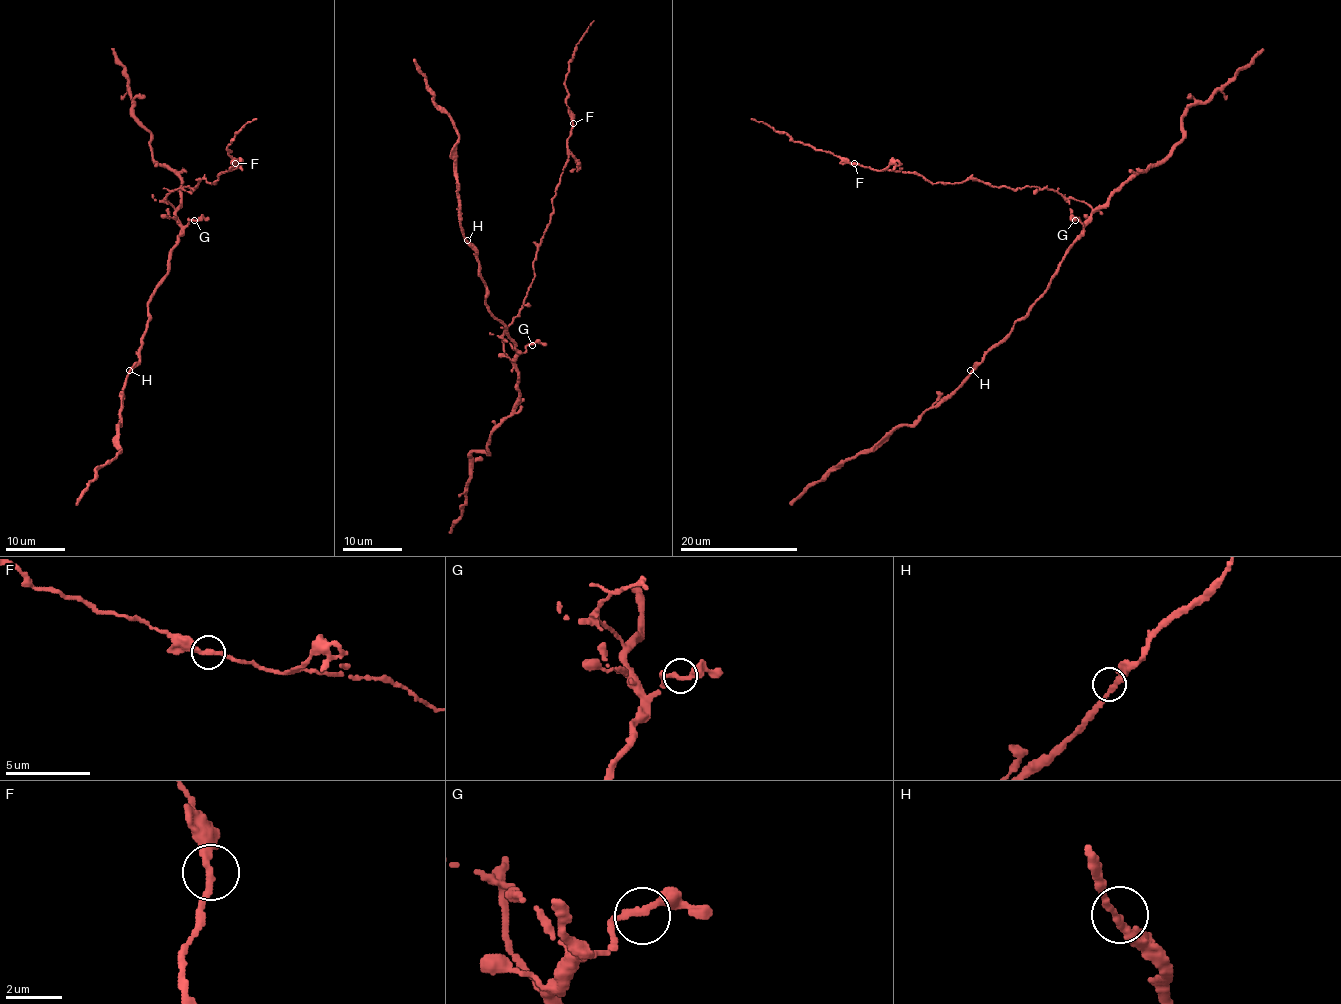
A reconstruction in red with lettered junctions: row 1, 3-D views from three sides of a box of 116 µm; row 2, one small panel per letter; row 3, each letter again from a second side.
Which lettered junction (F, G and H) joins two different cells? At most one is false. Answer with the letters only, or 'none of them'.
none of them

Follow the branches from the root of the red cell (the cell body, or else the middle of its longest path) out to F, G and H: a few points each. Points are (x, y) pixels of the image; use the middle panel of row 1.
F: (519, 352), (511, 361), (504, 352), (502, 333), (517, 315), (535, 275), (536, 247), (550, 222), (573, 123)
G: (519, 352), (525, 352), (527, 345), (532, 345)
H: (519, 352), (508, 337), (507, 329), (485, 302), (486, 286), (480, 275), (477, 252), (467, 240)

